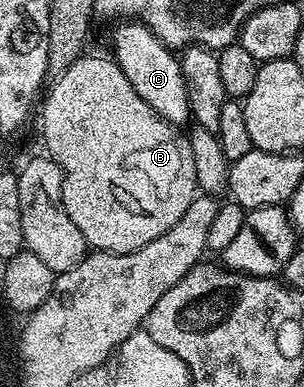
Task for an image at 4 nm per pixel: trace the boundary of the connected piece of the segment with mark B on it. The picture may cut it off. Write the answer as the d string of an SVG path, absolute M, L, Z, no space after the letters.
M81 57L54 81L46 87L41 102L43 142L47 145L46 157L52 158L63 173L63 203L69 220L81 228L88 247L96 251L124 254L145 248L149 240L157 240L161 232L169 232L197 196L197 172L188 135L157 116L133 92L133 84L125 80L125 72L110 57Z

